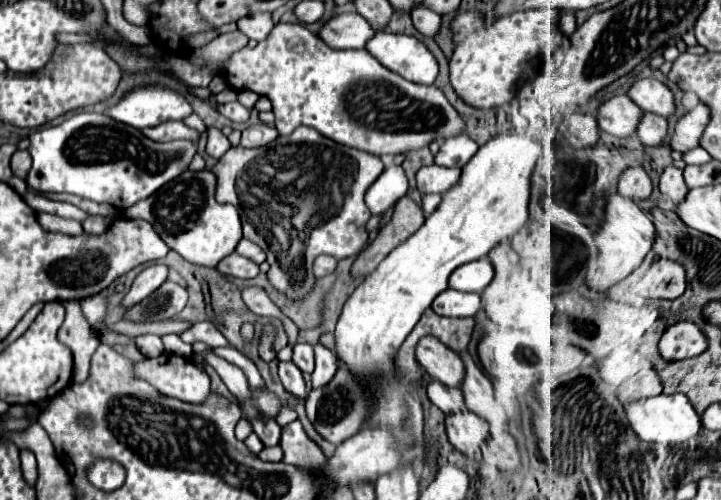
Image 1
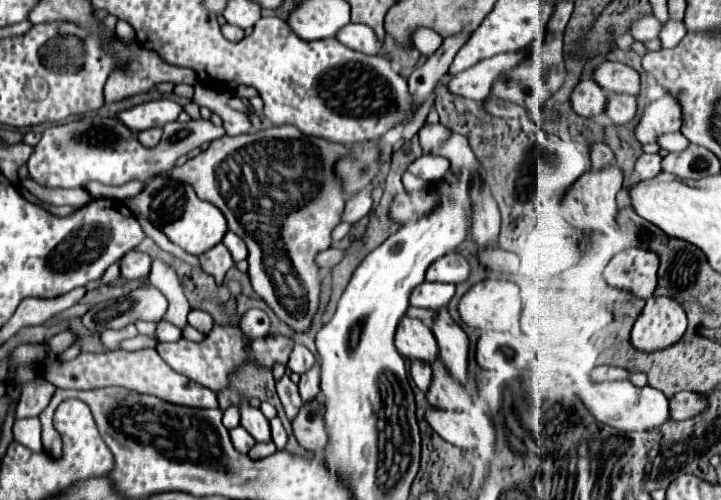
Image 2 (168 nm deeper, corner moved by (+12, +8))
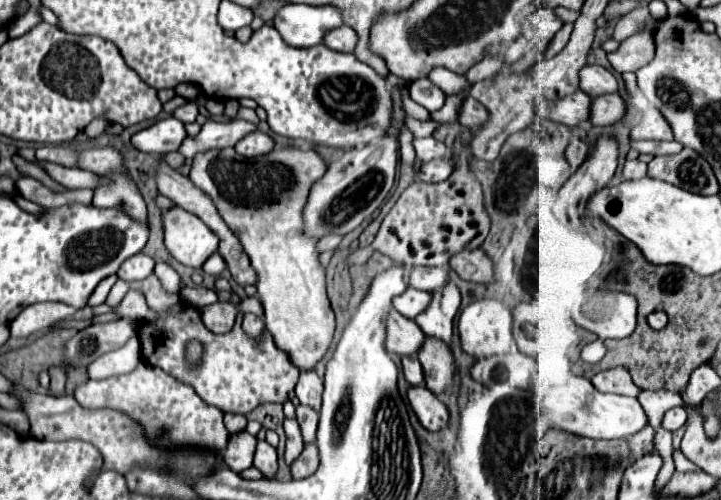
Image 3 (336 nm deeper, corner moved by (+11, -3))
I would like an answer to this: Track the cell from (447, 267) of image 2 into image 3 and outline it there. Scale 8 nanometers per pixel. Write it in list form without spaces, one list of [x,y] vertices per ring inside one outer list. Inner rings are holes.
[[[411,267],[407,271],[407,285],[421,291],[435,291],[445,285],[447,279],[449,273],[443,267]]]

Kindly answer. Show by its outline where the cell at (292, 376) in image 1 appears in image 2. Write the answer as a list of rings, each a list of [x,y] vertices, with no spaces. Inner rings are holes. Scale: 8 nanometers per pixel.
[[[284,374],[278,382],[276,382],[276,390],[278,390],[278,396],[282,400],[282,406],[288,414],[288,418],[292,420],[296,416],[296,412],[300,410],[300,404],[302,404],[302,398],[298,394],[298,386],[288,378],[288,374]]]

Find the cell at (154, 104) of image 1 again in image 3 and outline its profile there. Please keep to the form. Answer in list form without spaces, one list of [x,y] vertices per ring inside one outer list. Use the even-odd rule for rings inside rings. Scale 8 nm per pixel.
[[[167,117],[157,121],[155,125],[135,133],[131,137],[131,143],[135,149],[143,153],[153,153],[153,155],[165,155],[171,151],[177,151],[187,137],[187,131],[179,119]]]

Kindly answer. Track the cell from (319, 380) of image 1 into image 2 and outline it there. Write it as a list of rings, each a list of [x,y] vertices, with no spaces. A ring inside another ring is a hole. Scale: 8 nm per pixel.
[[[316,362],[308,372],[300,376],[298,388],[302,400],[312,400],[312,396],[320,394],[320,362]]]

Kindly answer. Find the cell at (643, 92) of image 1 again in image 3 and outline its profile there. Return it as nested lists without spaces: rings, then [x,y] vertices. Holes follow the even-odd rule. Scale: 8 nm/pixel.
[[[585,65],[579,71],[579,89],[589,97],[617,93],[617,79],[601,65]]]

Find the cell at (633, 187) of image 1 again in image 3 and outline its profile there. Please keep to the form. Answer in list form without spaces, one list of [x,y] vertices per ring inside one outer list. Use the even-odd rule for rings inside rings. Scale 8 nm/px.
[[[571,137],[569,139],[569,145],[565,149],[565,159],[569,161],[569,165],[571,165],[573,171],[577,171],[577,167],[585,161],[587,153],[589,153],[589,147],[579,137]]]

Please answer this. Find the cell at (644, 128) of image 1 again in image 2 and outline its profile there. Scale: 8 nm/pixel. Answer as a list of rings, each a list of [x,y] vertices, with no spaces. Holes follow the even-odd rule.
[[[612,94],[606,104],[606,114],[614,124],[628,124],[636,116],[636,98],[628,94]]]

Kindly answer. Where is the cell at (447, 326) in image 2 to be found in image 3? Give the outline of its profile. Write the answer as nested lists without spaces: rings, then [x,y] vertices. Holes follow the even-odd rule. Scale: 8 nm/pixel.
[[[447,281],[443,287],[431,291],[429,307],[415,317],[417,325],[423,329],[425,335],[439,337],[447,345],[451,343],[453,335],[453,317],[461,305],[459,289],[453,281]]]

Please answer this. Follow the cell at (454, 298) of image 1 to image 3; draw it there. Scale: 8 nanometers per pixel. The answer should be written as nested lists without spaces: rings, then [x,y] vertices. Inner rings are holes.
[[[405,289],[401,295],[397,295],[393,299],[393,307],[409,317],[409,319],[415,319],[421,311],[425,311],[425,307],[429,305],[429,299],[431,295],[427,291],[417,291],[417,289]]]

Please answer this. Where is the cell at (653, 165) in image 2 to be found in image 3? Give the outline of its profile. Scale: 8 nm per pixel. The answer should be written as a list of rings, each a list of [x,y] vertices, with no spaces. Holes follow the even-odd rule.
[[[639,159],[625,161],[625,167],[623,167],[623,177],[625,179],[641,179],[645,175],[647,175],[647,163],[641,163]]]

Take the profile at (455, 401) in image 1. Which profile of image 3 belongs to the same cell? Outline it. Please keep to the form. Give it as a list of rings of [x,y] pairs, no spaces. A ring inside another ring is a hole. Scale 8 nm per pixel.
[[[403,357],[401,365],[403,365],[403,375],[405,375],[409,385],[423,385],[423,381],[425,381],[423,367],[421,367],[417,357]]]

